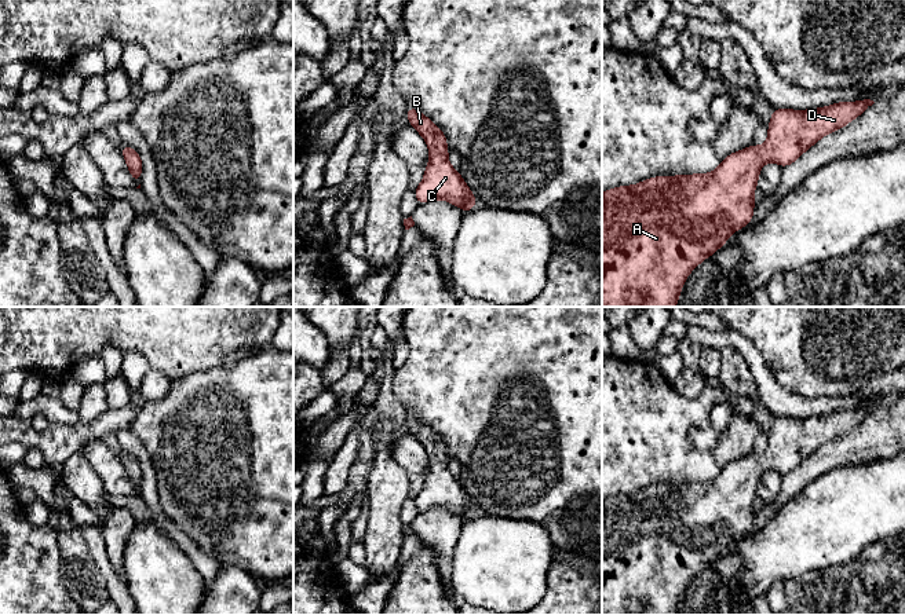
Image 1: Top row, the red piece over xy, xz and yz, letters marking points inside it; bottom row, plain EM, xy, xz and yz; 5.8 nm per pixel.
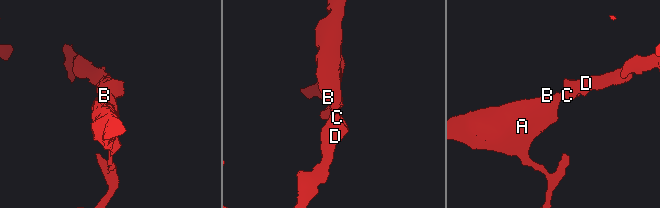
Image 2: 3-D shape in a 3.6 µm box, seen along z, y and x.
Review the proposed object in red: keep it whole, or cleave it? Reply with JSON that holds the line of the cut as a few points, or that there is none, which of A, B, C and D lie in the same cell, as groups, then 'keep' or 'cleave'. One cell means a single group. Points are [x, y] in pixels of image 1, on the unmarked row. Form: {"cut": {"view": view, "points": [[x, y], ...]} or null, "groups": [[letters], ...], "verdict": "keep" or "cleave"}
{"cut": null, "groups": [["A", "B", "C", "D"]], "verdict": "keep"}

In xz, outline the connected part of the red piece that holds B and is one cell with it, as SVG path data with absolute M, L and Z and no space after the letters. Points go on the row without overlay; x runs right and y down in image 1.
M406 416L406 425L409 433L426 447L431 462L426 473L424 486L415 498L417 512L426 512L431 508L445 508L457 513L463 520L475 516L477 509L472 499L446 466L449 457L442 438L435 435L428 425L415 416Z

